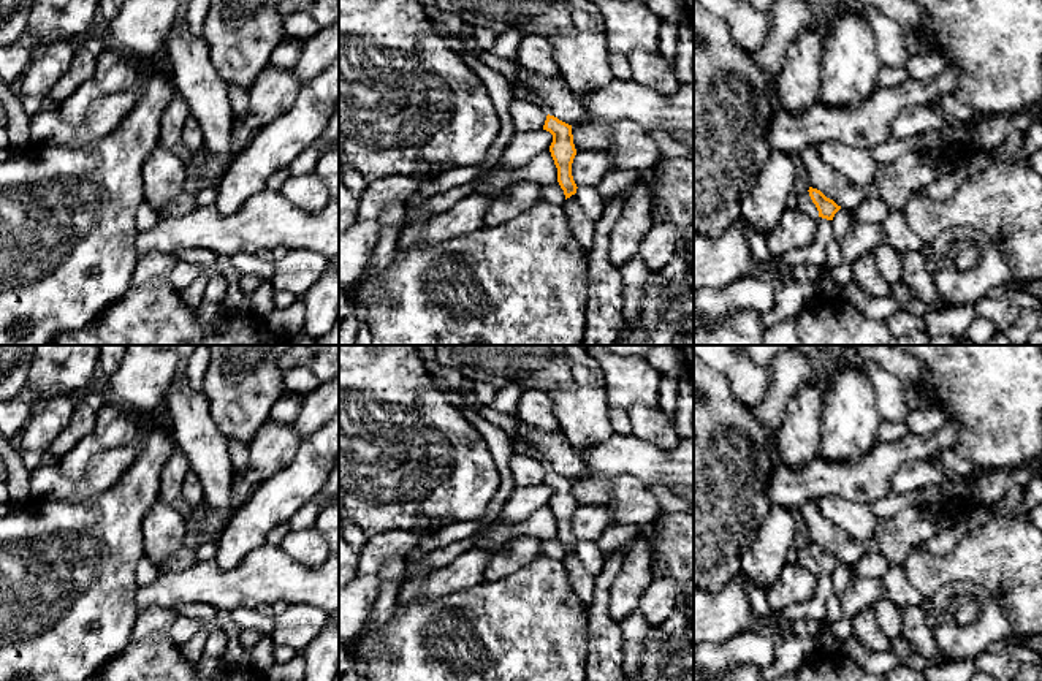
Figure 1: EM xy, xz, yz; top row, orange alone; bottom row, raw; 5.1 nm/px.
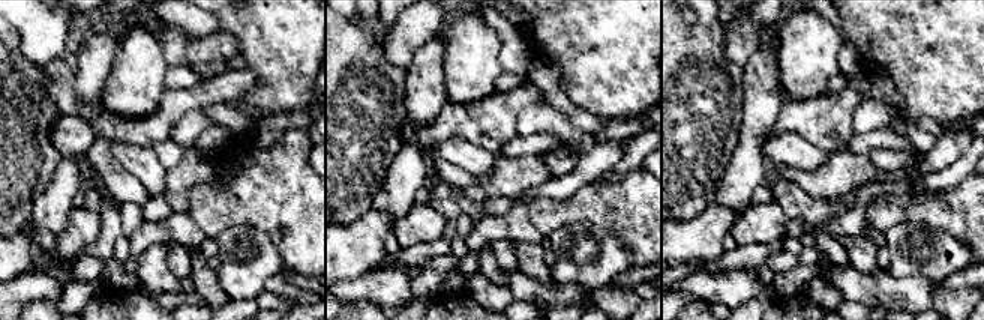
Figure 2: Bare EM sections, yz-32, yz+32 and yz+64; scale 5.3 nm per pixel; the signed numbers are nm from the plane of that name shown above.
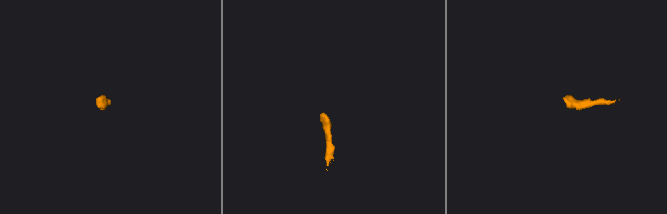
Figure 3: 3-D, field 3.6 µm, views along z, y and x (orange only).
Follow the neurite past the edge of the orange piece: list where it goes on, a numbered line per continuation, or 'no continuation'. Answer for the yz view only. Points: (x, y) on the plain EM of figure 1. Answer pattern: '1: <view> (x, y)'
1: yz (803, 556)

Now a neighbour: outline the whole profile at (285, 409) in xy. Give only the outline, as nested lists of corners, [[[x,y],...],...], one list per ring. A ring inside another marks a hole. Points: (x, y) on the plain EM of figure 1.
[[[306,394],[280,396],[274,402],[269,412],[269,420],[277,421],[277,423],[293,423],[293,420],[299,413],[304,398]]]

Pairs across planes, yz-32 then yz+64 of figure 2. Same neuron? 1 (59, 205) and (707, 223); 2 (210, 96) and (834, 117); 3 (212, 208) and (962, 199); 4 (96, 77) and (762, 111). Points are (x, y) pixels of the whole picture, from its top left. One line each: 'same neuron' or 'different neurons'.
1: different neurons
2: same neuron
3: same neuron
4: same neuron

